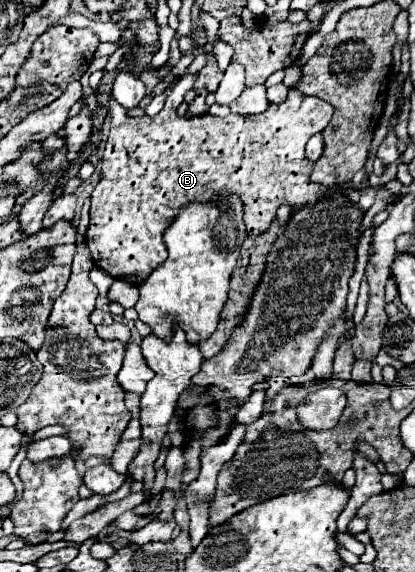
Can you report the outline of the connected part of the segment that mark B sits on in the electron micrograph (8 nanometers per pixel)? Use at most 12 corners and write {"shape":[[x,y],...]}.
{"shape":[[291,89],[233,121],[109,101],[85,241],[133,285],[167,259],[189,203],[237,195],[247,235],[309,179],[305,141],[333,117]]}

